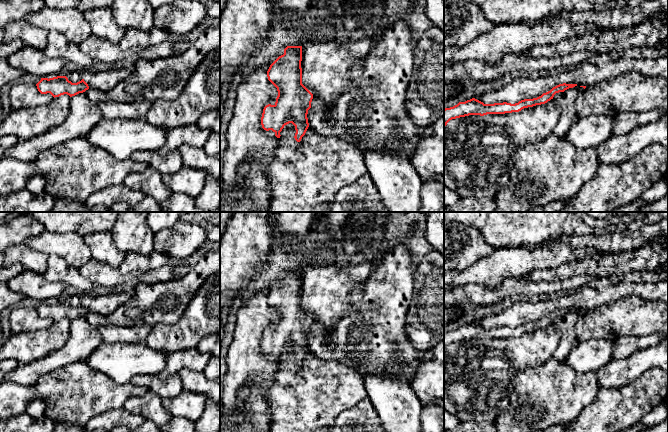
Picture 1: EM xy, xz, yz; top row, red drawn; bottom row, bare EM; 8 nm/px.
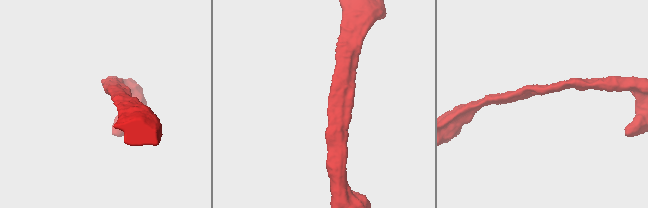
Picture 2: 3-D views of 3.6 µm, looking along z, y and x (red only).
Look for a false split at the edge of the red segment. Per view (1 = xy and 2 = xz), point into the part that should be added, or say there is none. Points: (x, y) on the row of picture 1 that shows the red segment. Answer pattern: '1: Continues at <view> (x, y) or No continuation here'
1: No continuation here
2: No continuation here

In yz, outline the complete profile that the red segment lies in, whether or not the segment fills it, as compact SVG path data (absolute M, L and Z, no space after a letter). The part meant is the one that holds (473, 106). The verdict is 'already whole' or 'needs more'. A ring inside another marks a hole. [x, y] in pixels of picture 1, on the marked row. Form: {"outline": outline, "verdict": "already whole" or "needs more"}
{"outline": "M559 84L553 87L550 91L543 93L537 98L524 99L515 104L507 102L484 104L483 102L475 98L472 98L465 102L459 102L453 107L444 109L444 128L450 120L460 117L465 117L469 115L484 116L487 114L505 114L519 112L524 108L545 104L551 99L553 99L556 93L564 92L565 90L573 88L575 86L577 86L577 84Z", "verdict": "already whole"}

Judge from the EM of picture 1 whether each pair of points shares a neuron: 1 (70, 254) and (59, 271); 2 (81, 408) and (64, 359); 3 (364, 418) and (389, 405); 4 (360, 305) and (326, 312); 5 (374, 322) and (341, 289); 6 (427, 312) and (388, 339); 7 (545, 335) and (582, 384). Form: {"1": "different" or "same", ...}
{"1": "different", "2": "different", "3": "different", "4": "different", "5": "different", "6": "different", "7": "different"}

